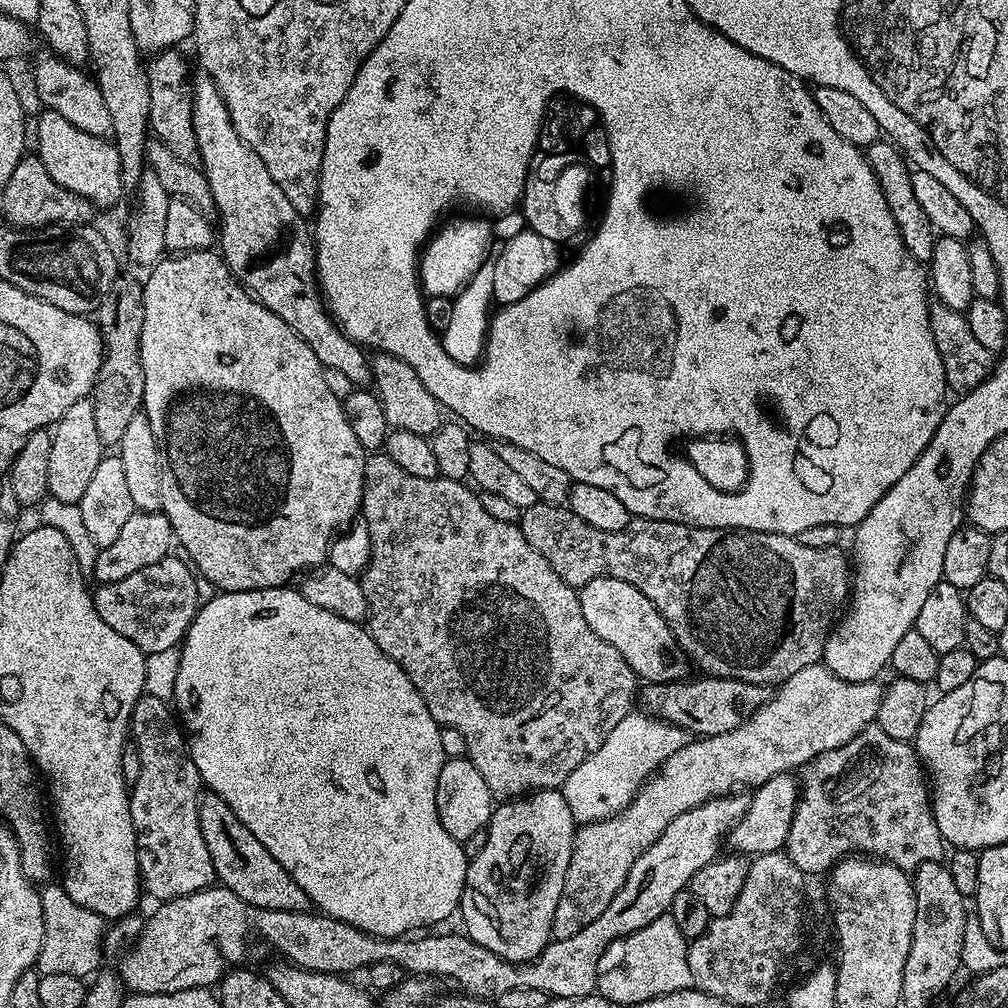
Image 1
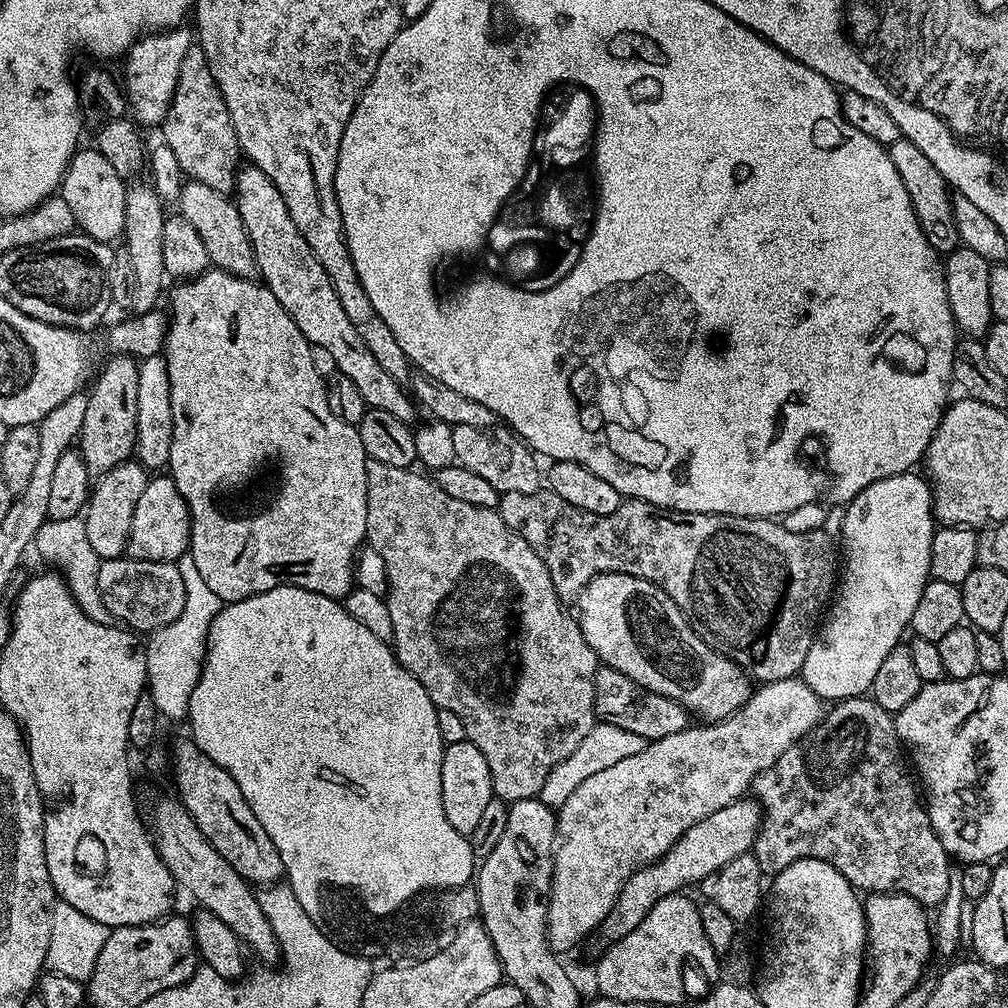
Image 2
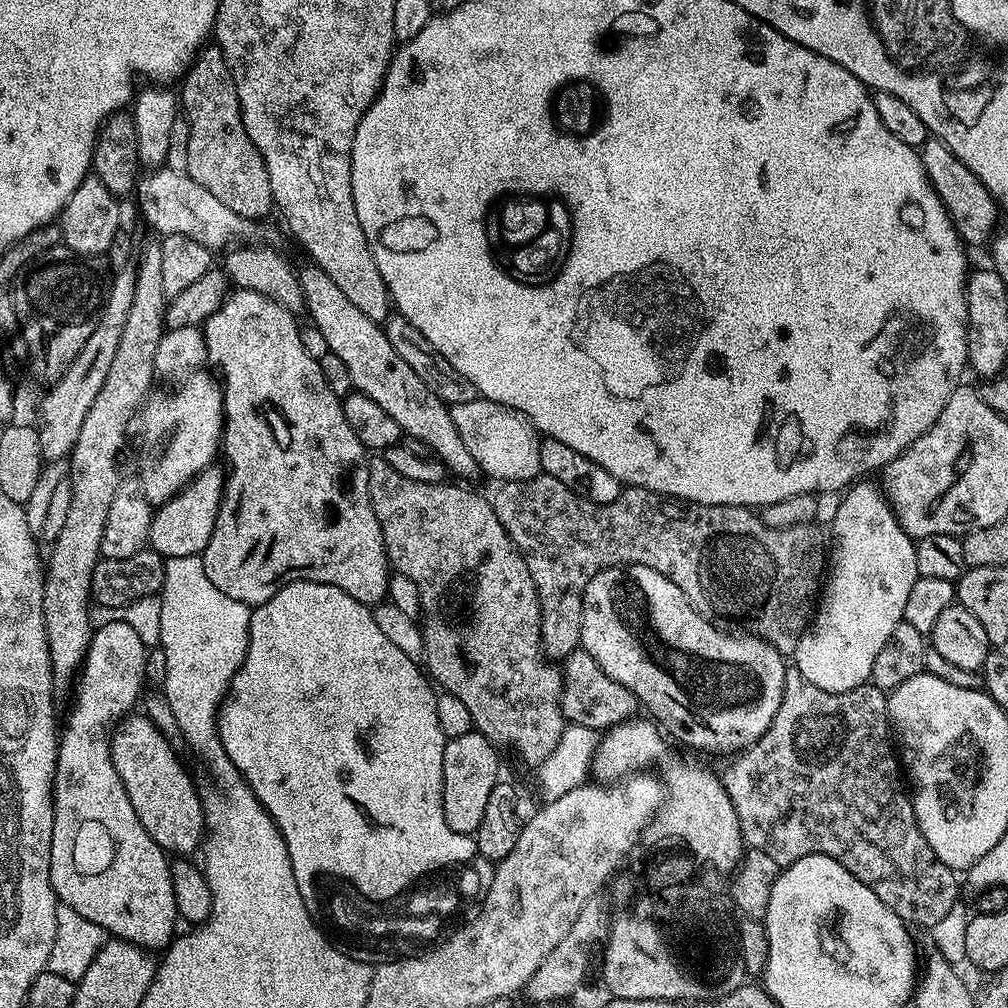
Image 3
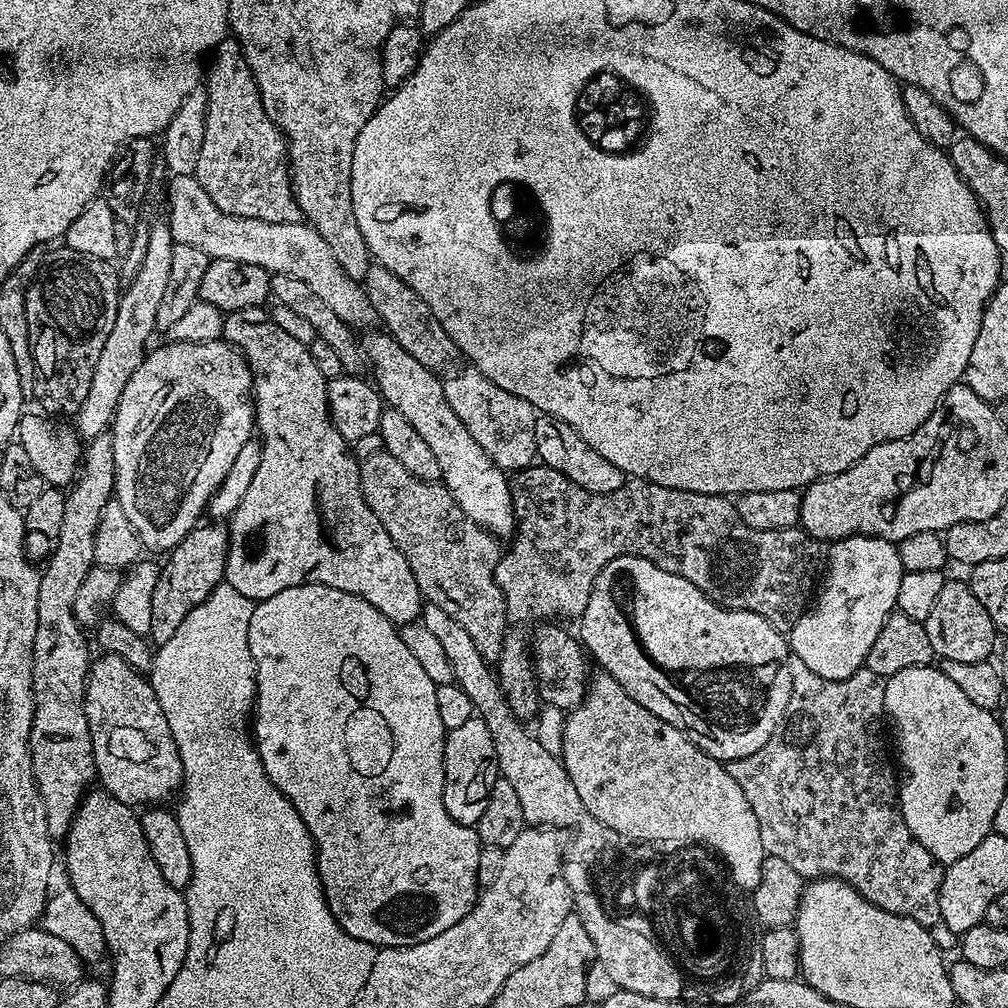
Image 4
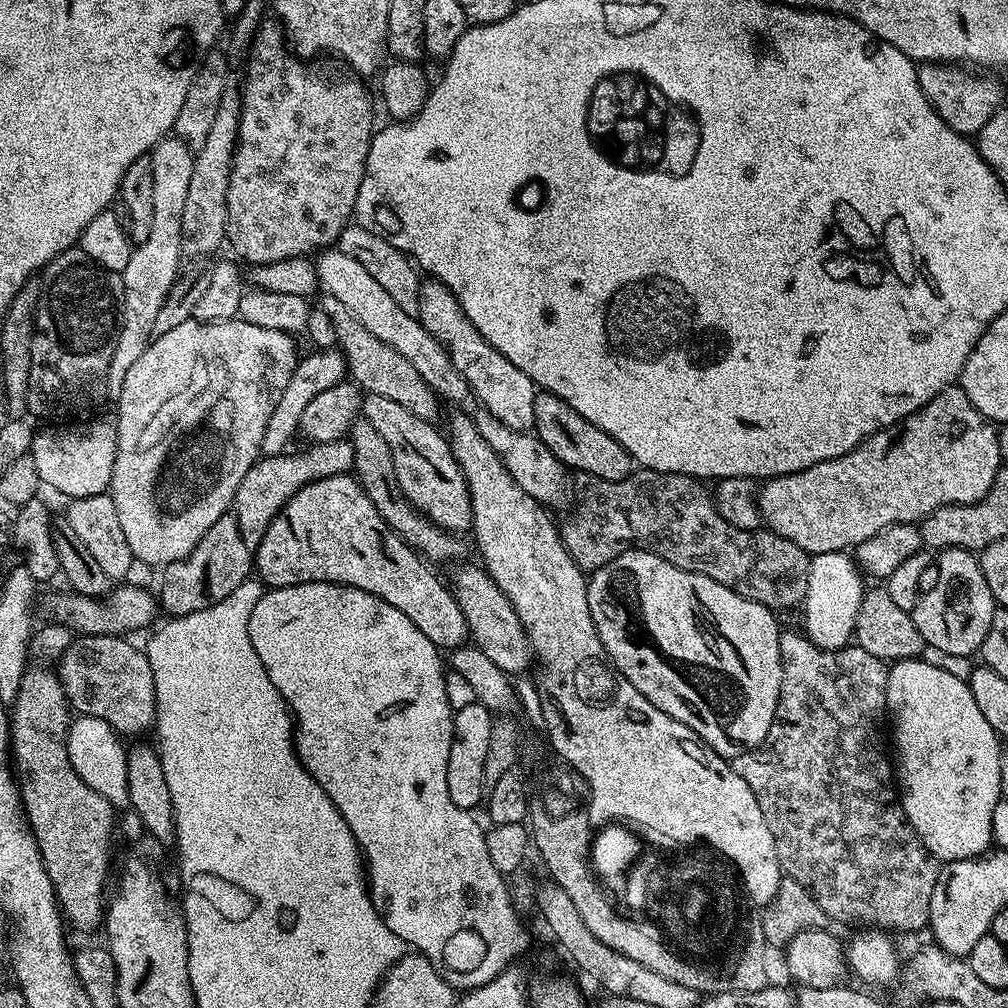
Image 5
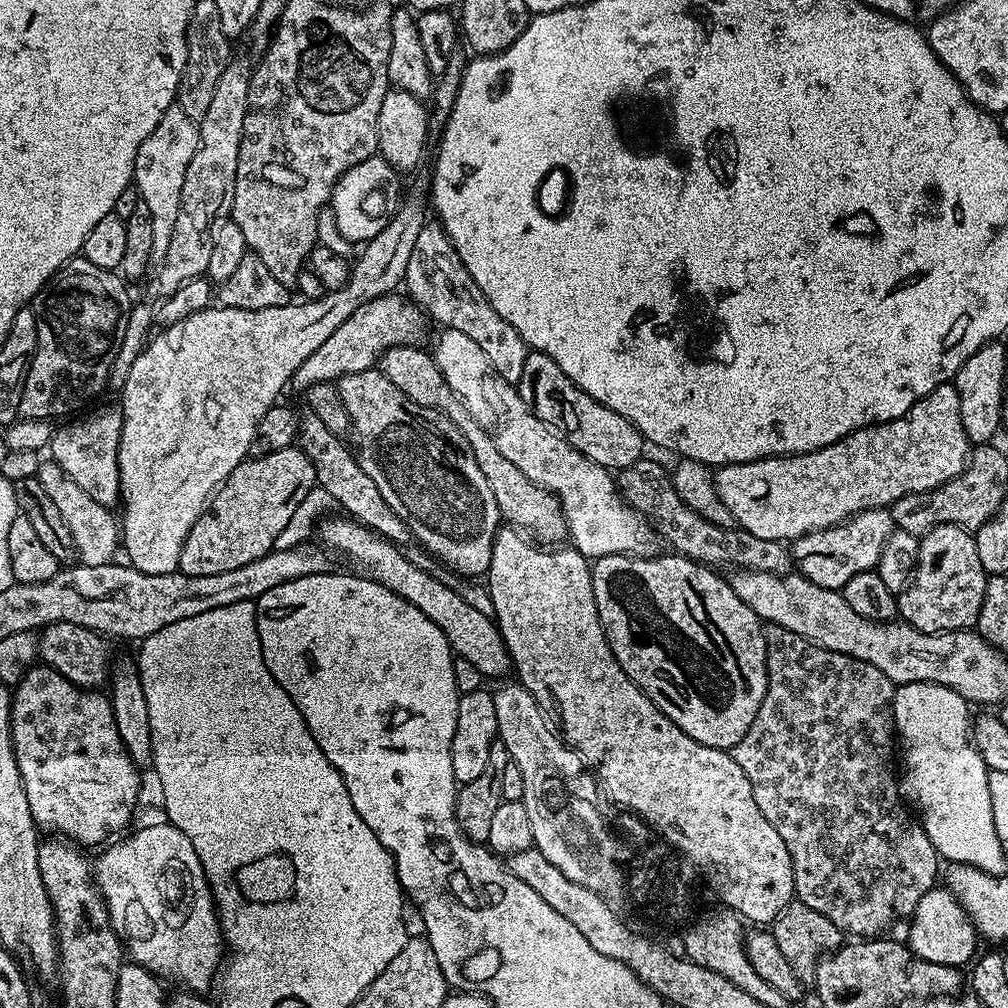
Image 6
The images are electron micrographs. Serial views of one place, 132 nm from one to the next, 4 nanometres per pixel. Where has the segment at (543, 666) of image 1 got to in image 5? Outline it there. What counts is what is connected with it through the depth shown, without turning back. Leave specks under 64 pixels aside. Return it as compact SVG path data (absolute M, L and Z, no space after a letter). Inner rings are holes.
M357 418L348 429L346 439L353 444L354 448L354 475L364 488L364 493L370 498L370 502L374 502L374 506L380 517L384 519L385 525L397 536L403 537L407 544L415 548L429 561L452 559L455 561L460 558L455 558L464 552L463 546L456 541L459 539L453 533L444 531L437 524L433 524L426 517L419 515L400 493L400 487L394 474L394 462L390 458L390 448L386 446L386 442L378 434L378 430L374 430L374 426L370 426L368 420Z

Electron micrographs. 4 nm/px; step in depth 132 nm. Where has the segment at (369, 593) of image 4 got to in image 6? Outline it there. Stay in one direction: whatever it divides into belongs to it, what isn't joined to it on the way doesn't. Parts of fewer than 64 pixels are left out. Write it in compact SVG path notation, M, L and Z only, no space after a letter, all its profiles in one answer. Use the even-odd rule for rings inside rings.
M340 518L344 520L328 520L320 528L319 543L325 549L333 553L341 552L359 575L367 576L370 580L377 580L386 590L406 598L434 626L446 634L448 644L452 647L456 656L466 658L466 662L474 662L478 670L485 678L492 676L504 676L510 672L510 661L508 658L508 648L504 644L504 639L496 626L496 621L487 611L475 608L468 600L463 600L452 588L447 588L436 576L431 576L424 568L419 568L412 560L407 560L403 556L401 549L388 541L385 536L380 536L377 532L371 532L366 526L362 526L351 518Z

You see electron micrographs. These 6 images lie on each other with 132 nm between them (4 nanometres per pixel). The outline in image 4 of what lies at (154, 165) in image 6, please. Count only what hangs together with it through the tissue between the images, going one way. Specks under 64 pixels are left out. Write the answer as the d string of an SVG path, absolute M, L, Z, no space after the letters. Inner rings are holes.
M153 223L142 264L123 289L114 330L110 330L110 338L106 338L106 346L102 346L102 358L98 358L98 363L94 365L94 379L90 382L90 391L86 393L86 402L82 402L74 414L75 431L89 441L109 431L112 419L116 417L122 390L126 390L130 374L138 370L149 351L148 339L152 332L157 331L158 305L162 303L162 294L166 294L166 286L170 283L170 262L174 262L171 230L167 223Z

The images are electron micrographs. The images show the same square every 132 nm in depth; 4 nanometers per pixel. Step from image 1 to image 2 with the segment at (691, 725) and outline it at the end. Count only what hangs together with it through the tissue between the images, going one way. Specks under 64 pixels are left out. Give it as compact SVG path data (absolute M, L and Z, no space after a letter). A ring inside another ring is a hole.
M607 666L597 667L594 674L594 706L597 721L610 726L622 726L622 730L630 730L630 734L638 734L646 742L667 738L690 726L689 712L674 702L674 698L654 694L638 686L638 682L626 678L626 674Z

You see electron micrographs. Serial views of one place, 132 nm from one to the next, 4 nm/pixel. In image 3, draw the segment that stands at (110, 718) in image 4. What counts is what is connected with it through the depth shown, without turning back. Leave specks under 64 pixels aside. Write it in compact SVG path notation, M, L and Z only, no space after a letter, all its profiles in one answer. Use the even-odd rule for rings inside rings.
M136 715L125 716L112 733L114 770L118 770L118 778L122 778L122 786L126 786L126 798L130 798L134 814L138 814L138 822L146 826L146 834L150 834L165 853L192 854L188 852L195 848L197 851L206 835L201 793L196 793L191 776L176 757L177 749L146 715Z

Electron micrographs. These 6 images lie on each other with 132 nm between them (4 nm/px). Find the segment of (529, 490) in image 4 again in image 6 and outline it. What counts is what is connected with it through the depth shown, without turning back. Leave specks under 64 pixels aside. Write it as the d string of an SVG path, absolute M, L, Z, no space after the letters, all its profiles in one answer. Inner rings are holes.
M642 458L638 462L634 462L628 468L619 469L618 475L615 477L616 487L622 493L625 500L632 507L638 509L648 519L652 525L657 537L661 541L664 540L669 544L673 553L681 556L687 556L689 560L695 560L697 564L705 566L720 566L716 564L732 564L736 563L741 569L749 568L755 572L769 572L770 574L778 574L779 576L789 575L793 571L792 553L781 541L763 540L762 538L754 538L754 534L741 531L740 544L731 535L731 531L714 526L710 522L706 522L706 518L702 518L700 514L694 510L690 510L690 506L686 506L686 502L682 502L682 498L678 498L678 490L674 490L672 478L669 469L663 468L656 460L648 460Z

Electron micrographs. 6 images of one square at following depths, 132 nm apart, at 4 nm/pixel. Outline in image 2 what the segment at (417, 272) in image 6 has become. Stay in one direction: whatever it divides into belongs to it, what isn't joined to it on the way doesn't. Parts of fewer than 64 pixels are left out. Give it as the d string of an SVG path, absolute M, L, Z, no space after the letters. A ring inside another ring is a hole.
M454 425L452 430L457 465L473 471L481 478L486 478L494 486L494 490L501 494L505 492L534 494L541 491L542 468L540 472L539 466L536 465L537 457L523 440L519 438L503 440L502 437L495 436L495 431L484 431L474 426Z

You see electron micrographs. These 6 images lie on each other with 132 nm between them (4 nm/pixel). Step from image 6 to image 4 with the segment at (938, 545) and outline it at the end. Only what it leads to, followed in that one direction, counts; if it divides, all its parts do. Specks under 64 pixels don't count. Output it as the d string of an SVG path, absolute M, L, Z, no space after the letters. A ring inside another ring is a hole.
M945 579L942 591L934 602L928 617L923 620L930 646L937 657L954 662L984 662L992 652L992 643L998 639L996 628L986 614L986 606L974 598L971 583L960 580Z

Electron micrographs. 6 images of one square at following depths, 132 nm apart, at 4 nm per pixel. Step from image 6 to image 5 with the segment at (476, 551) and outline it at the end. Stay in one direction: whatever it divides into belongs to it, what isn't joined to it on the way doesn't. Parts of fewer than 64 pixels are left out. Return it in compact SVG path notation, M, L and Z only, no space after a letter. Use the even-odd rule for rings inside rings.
M368 394L363 397L362 416L370 422L370 426L374 426L374 430L378 430L378 434L390 448L396 481L400 493L408 503L419 515L444 531L453 534L467 533L472 527L470 490L445 433L443 436L436 429L435 423L410 414L406 406L398 406L398 402L390 402L390 398L381 396Z

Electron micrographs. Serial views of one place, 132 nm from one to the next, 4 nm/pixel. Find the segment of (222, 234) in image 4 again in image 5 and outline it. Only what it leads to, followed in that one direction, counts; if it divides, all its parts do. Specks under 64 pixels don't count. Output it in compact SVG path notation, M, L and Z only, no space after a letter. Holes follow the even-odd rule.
M336 246L321 251L315 257L314 263L319 287L324 288L327 295L338 298L338 302L342 302L342 306L346 306L346 310L354 314L354 318L362 322L362 326L366 326L370 334L374 334L374 338L382 338L382 342L394 346L394 350L398 350L398 354L402 354L402 358L406 358L406 362L410 362L410 366L414 366L414 370L422 374L422 378L437 397L443 401L449 400L452 404L464 404L473 399L472 391L453 366L448 351L421 326L413 313L402 310L401 306L382 290L381 283L372 278L361 263L340 252Z

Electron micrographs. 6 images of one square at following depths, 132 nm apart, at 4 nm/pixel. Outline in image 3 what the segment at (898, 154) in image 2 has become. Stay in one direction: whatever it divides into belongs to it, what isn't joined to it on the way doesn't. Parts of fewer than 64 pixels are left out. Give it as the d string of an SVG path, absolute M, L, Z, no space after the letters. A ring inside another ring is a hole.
M929 138L919 149L920 161L946 210L950 214L956 232L965 245L987 245L997 231L996 216L998 217L998 205L996 199L982 186L982 182L970 170L970 166L963 164L958 157L951 152L941 140Z

